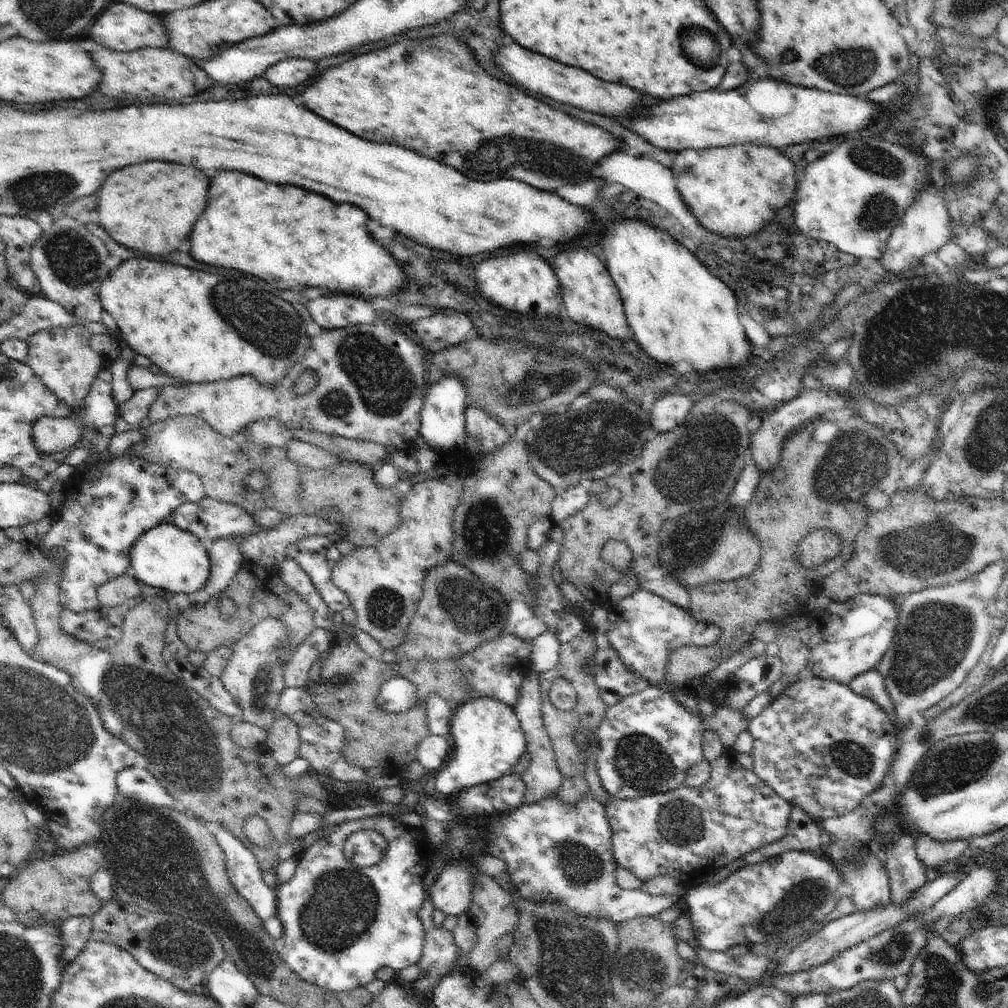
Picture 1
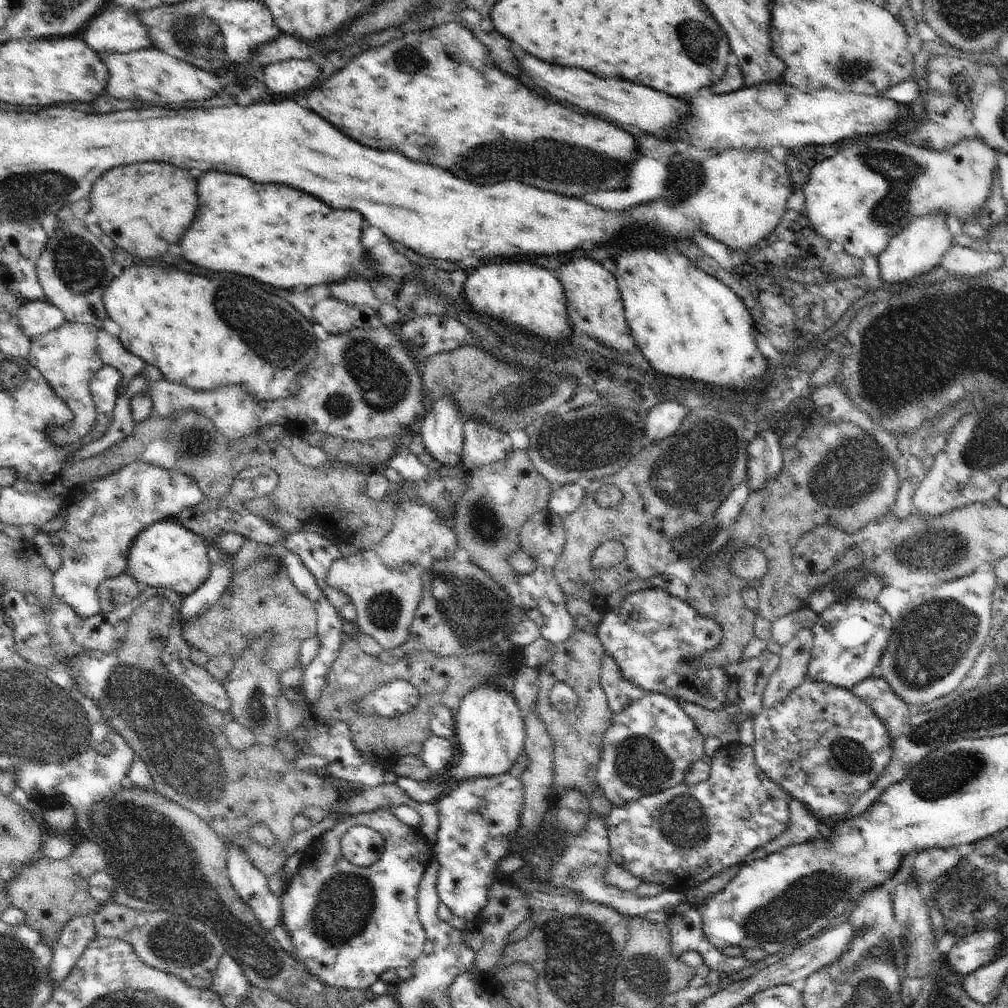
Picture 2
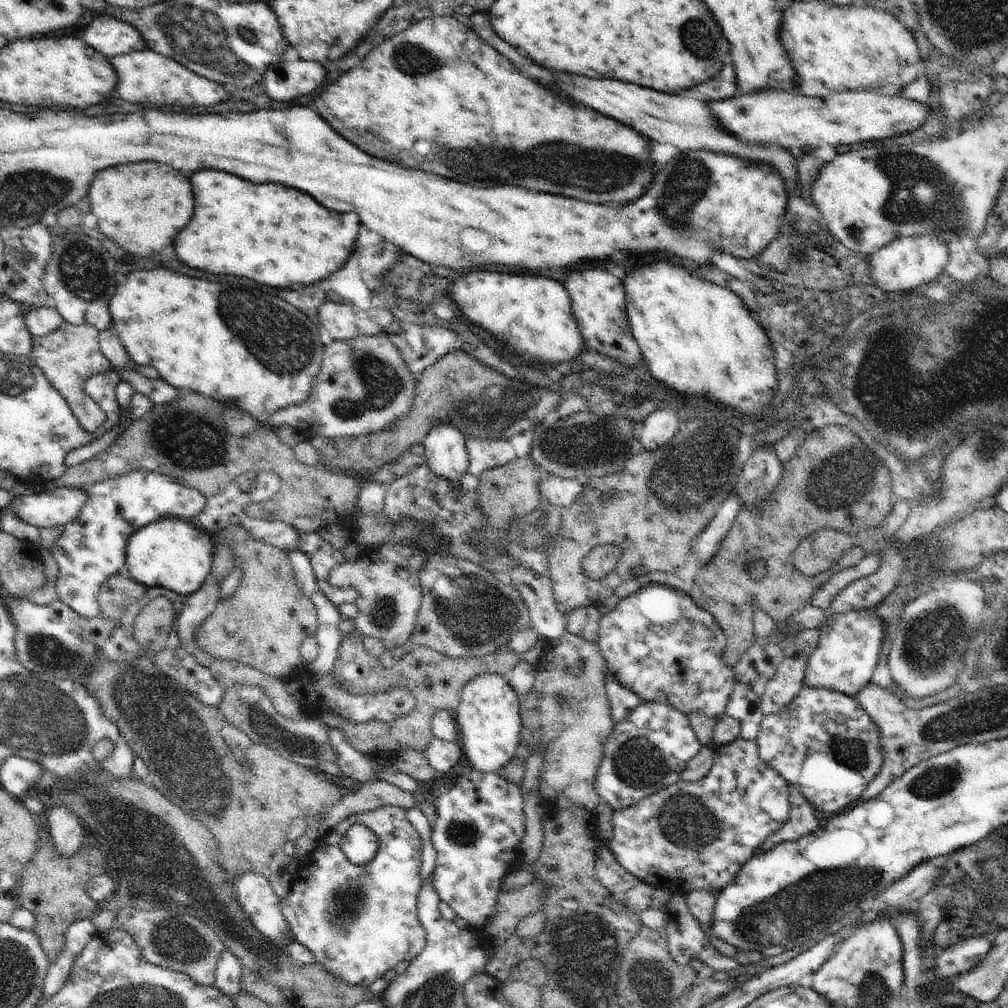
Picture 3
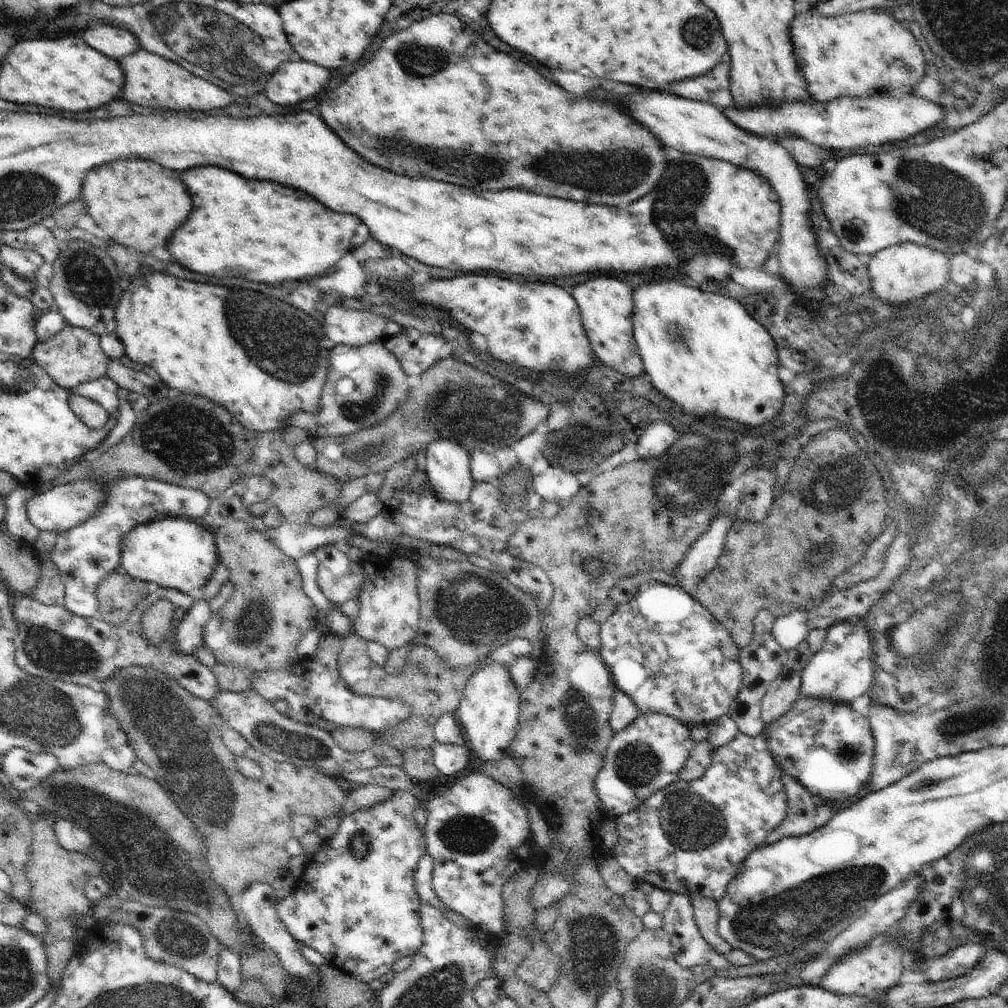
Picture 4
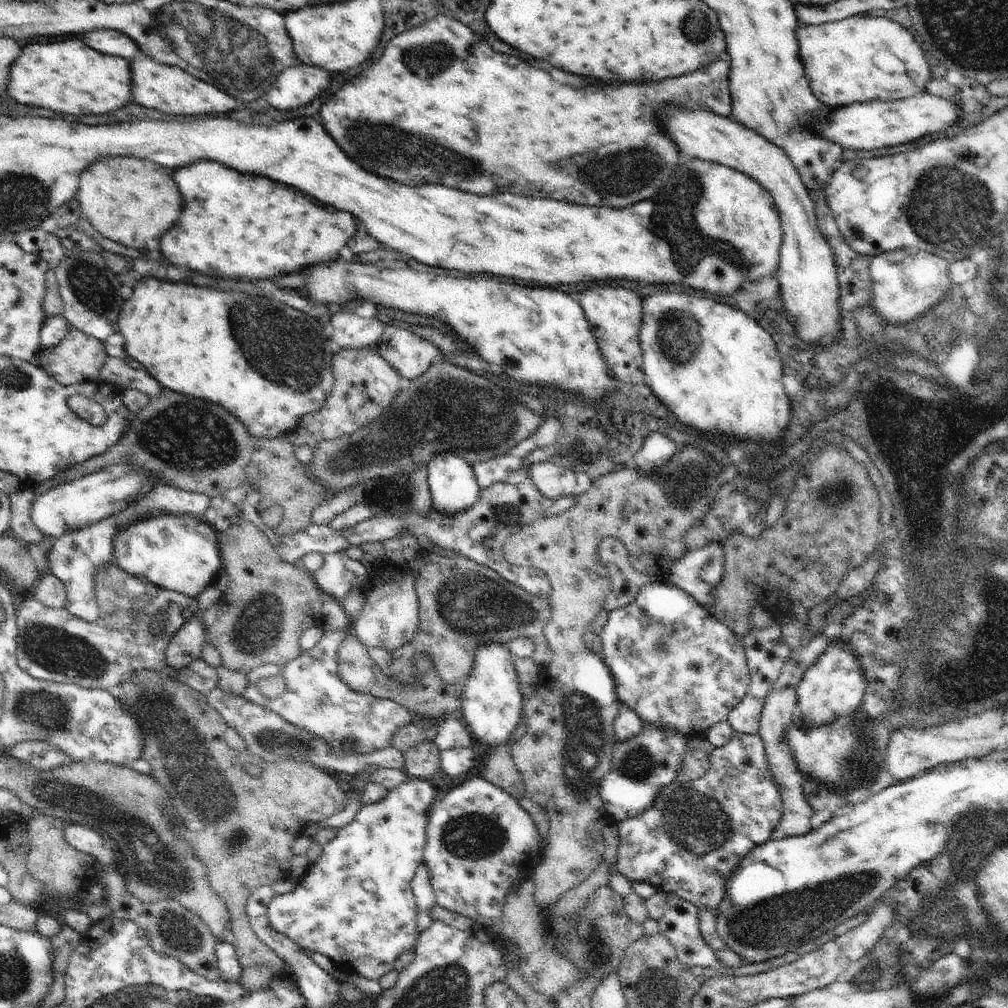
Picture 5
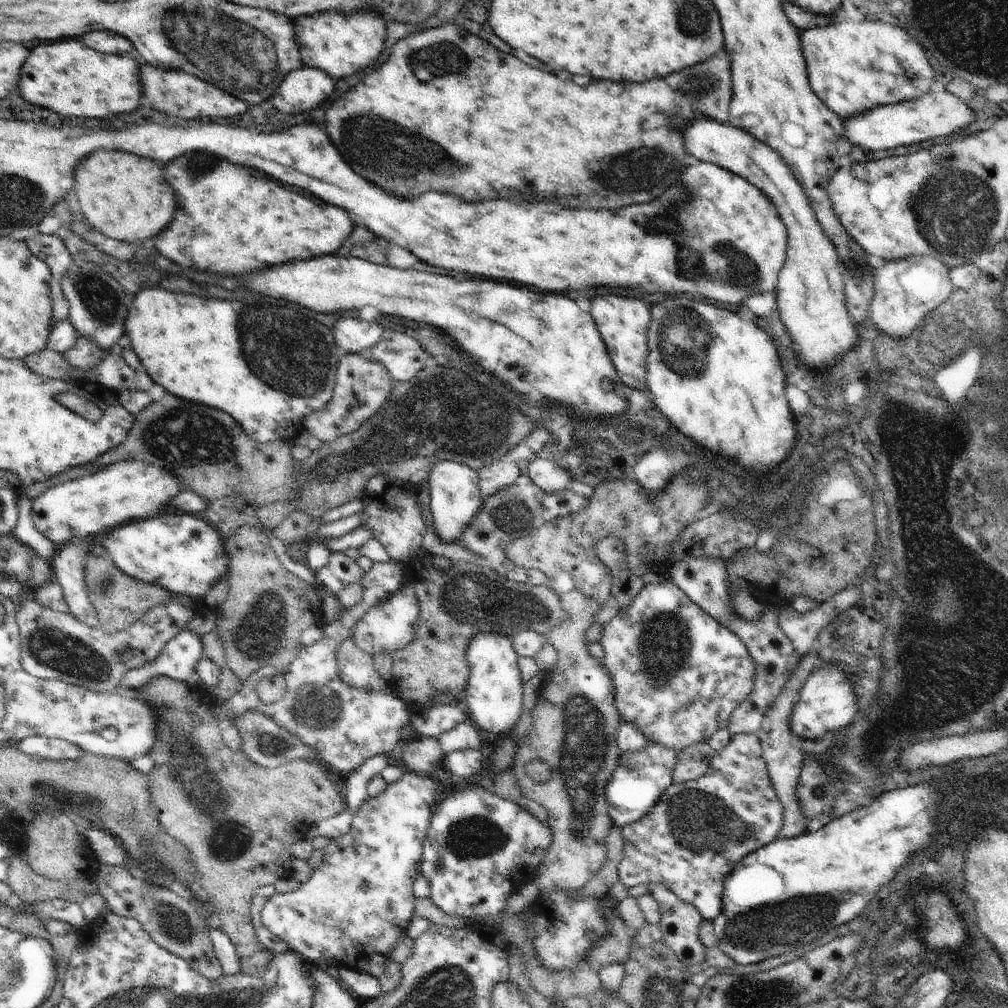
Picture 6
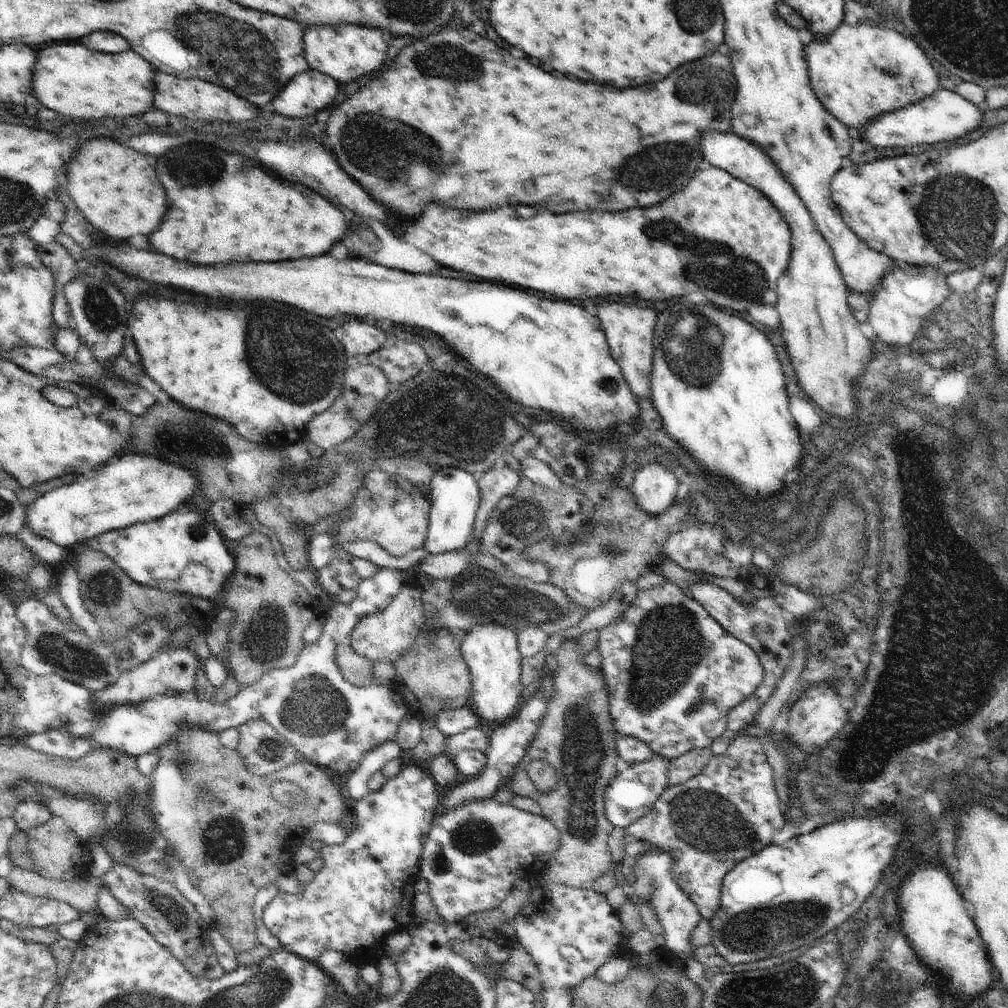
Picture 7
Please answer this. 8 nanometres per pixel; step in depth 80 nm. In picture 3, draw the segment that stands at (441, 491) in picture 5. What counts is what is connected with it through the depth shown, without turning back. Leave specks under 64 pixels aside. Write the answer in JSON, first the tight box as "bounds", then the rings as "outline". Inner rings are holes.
{"bounds":[423,424,469,483],"outline":[[[436,424],[423,442],[425,464],[448,483],[456,483],[467,473],[469,456],[465,436],[450,425]]]}

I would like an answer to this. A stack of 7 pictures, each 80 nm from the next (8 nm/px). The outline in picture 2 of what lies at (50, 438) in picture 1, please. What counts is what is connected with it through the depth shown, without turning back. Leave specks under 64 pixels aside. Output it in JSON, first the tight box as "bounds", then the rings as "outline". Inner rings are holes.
{"bounds":[27,321,101,446],"outline":[[[66,321],[62,326],[31,338],[30,353],[27,360],[44,376],[53,392],[70,408],[73,414],[72,422],[66,426],[48,426],[48,436],[58,446],[74,444],[85,438],[96,426],[96,406],[92,402],[89,386],[95,373],[101,368],[98,356],[96,338],[101,332],[96,326],[85,323]]]}

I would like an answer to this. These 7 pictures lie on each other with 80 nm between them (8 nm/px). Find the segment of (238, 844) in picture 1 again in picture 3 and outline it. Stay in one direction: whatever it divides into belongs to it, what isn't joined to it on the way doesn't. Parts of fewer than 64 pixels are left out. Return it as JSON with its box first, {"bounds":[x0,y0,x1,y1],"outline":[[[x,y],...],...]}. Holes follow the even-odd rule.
{"bounds":[233,872,292,948],"outline":[[[244,872],[233,881],[234,892],[254,928],[272,944],[288,948],[292,937],[281,912],[281,899],[276,896],[266,876],[258,872]]]}

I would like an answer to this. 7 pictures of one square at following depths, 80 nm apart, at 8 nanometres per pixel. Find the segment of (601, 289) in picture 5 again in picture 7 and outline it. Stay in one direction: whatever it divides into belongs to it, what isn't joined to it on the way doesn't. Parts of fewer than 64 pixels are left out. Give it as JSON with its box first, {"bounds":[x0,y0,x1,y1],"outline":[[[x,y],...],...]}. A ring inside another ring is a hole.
{"bounds":[598,304,658,401],"outline":[[[600,304],[598,320],[607,338],[611,355],[620,365],[623,377],[637,398],[652,401],[651,378],[653,356],[655,355],[655,326],[658,314],[650,308],[624,306],[623,304]]]}

